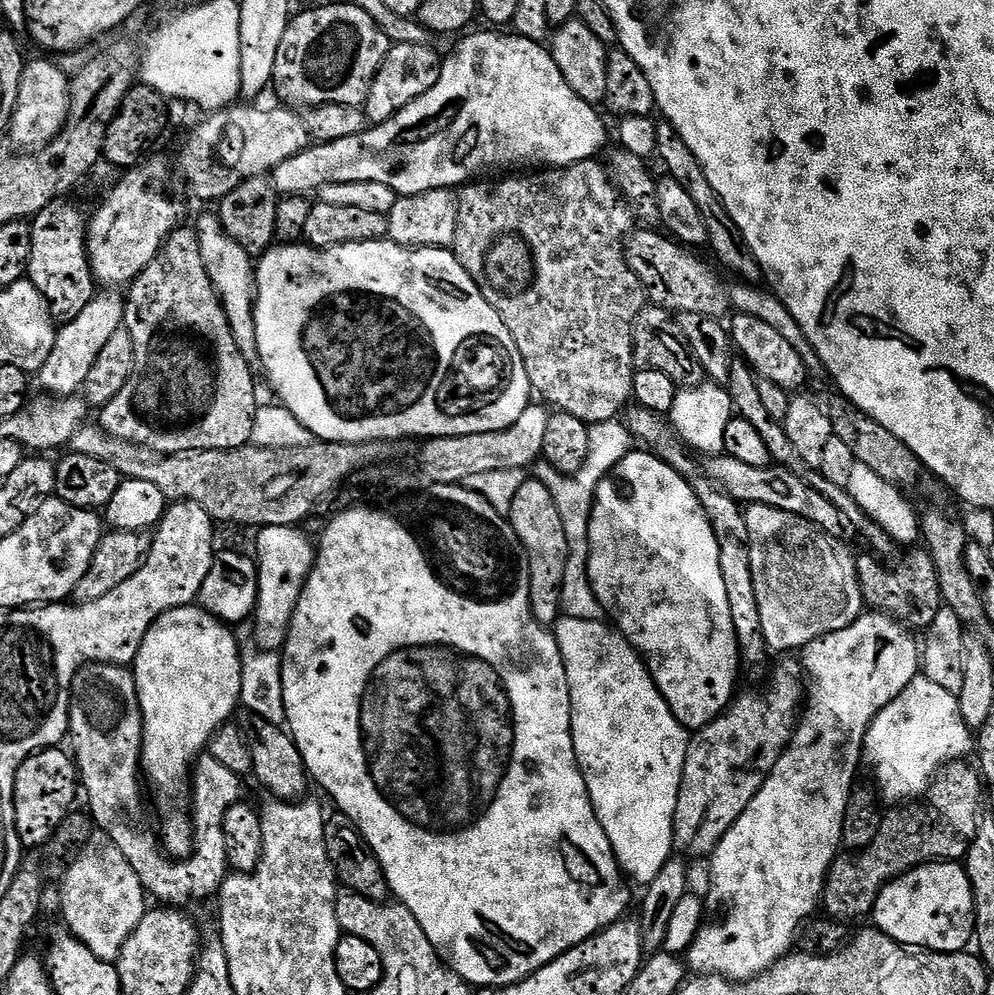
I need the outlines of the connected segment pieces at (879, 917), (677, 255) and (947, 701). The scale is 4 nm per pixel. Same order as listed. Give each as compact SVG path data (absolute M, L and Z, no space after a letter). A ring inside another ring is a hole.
M927 862L918 864L903 875L885 883L877 894L874 909L875 927L885 932L891 940L906 946L929 948L932 952L963 952L974 940L974 913L972 887L963 867L956 862Z
M629 231L622 244L624 260L629 270L640 280L647 299L669 314L689 312L719 317L719 312L726 308L726 292L720 289L719 278L692 253L695 251L657 232Z
M922 674L877 713L864 732L862 760L876 779L884 800L912 802L923 797L936 772L952 760L964 760L974 752L974 732L962 718L957 693L942 690Z

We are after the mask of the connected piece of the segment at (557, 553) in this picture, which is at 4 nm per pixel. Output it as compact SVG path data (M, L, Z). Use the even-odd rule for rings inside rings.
M526 478L508 504L506 519L518 544L520 540L519 547L526 561L528 604L532 607L532 616L539 624L555 625L561 615L560 587L564 585L564 566L568 551L562 518L560 511L556 509L556 500L541 480Z

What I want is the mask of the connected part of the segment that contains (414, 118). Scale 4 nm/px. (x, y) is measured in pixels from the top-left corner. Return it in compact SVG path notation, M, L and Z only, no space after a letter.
M500 30L488 31L492 32L476 32L473 36L465 35L463 37L465 40L449 56L445 55L443 57L440 73L434 82L434 86L430 86L430 90L426 90L426 94L414 98L414 102L410 102L402 110L398 110L395 116L390 117L386 122L372 124L365 127L363 132L350 134L348 138L338 138L325 144L319 142L309 143L308 147L302 149L300 153L294 154L292 158L286 158L281 165L272 169L270 173L272 187L276 189L277 193L284 196L294 196L311 193L311 188L312 191L318 190L326 184L382 182L382 186L390 186L390 190L394 190L397 197L402 197L422 194L430 190L438 190L439 188L459 189L461 186L483 177L480 175L487 168L512 168L515 164L536 164L532 166L543 166L545 169L568 168L571 164L581 164L584 160L593 159L597 155L595 152L607 142L608 132L604 129L604 124L600 121L599 114L596 113L597 109L582 98L578 98L578 94L574 94L574 90L570 90L570 86L566 83L566 78L562 78L562 70L558 70L558 62L554 62L551 51L538 40L531 40L525 36L517 36L515 34L503 36L500 33L503 31Z

